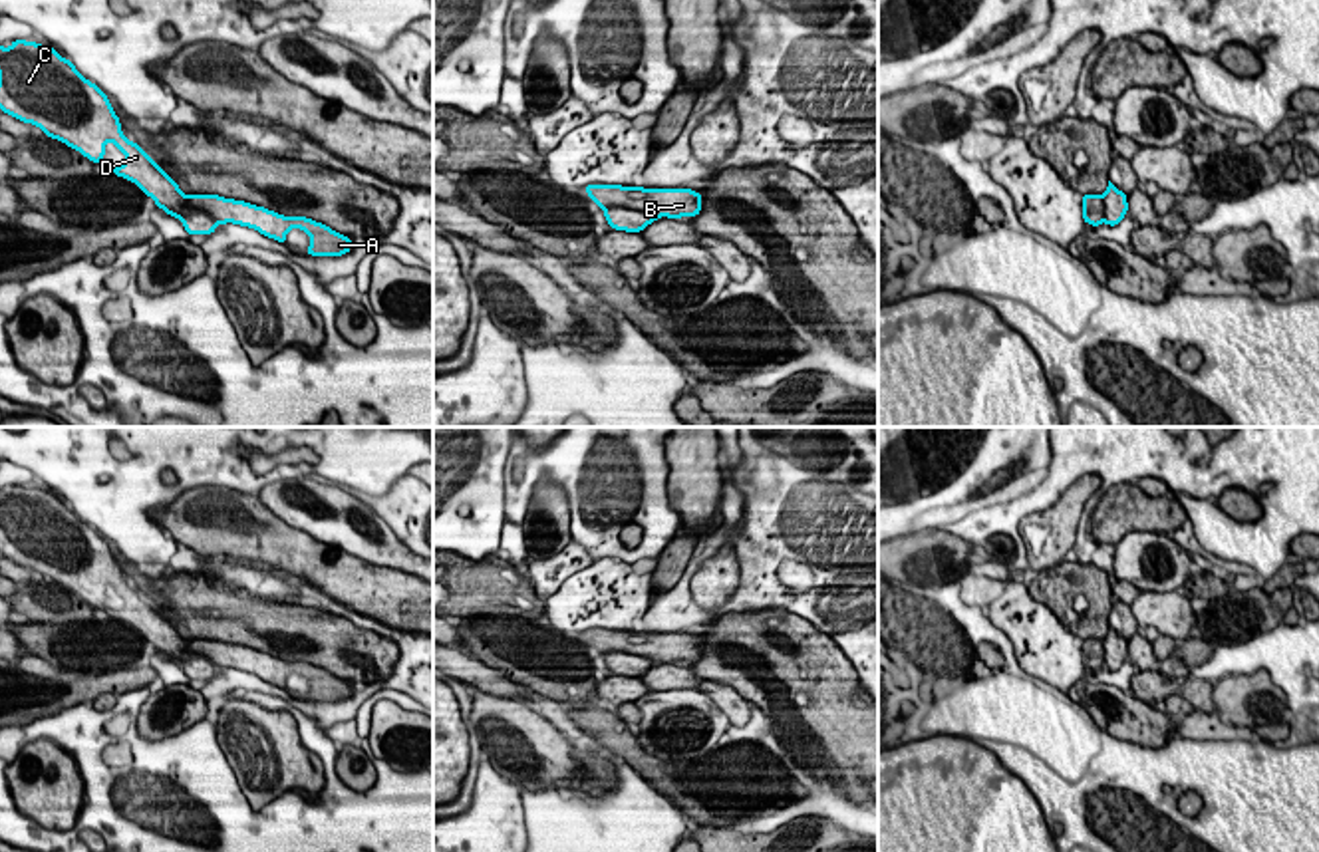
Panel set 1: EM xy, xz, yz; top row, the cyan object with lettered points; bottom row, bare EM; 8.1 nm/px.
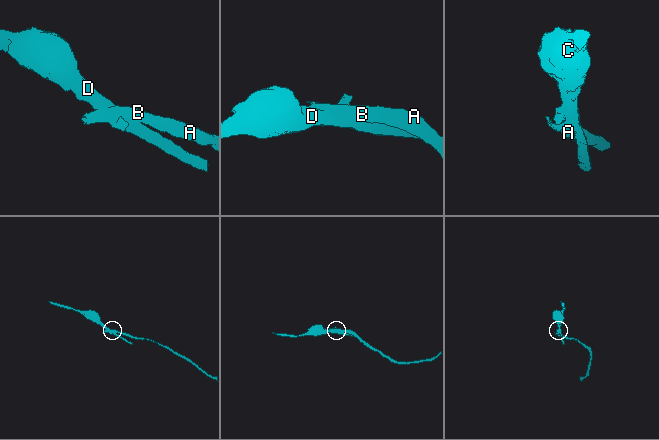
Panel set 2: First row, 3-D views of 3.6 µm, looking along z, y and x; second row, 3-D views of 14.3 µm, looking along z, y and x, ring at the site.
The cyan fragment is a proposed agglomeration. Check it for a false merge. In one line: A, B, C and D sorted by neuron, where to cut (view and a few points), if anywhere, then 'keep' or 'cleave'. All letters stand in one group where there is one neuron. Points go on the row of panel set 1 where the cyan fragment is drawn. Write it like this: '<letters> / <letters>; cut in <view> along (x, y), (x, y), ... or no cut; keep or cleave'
A B / C D; cut in xz along (602, 207), (644, 209), (656, 219); cleave

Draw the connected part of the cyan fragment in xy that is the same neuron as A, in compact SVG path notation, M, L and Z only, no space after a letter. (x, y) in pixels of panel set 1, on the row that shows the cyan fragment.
M189 195L187 199L191 207L207 211L220 224L232 222L248 226L280 244L286 242L286 234L292 228L300 228L310 236L306 254L312 256L342 256L352 250L350 236L306 216L284 216L264 207L219 195Z

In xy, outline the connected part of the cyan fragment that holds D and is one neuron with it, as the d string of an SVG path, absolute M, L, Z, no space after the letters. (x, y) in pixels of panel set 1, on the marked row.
M14 40L10 48L0 46L0 111L40 127L46 137L66 143L93 163L103 161L105 143L111 141L125 155L123 165L107 165L111 173L135 183L157 207L175 213L191 236L209 236L217 230L219 222L207 211L191 207L189 195L179 189L165 169L123 135L107 95L54 48L32 40Z

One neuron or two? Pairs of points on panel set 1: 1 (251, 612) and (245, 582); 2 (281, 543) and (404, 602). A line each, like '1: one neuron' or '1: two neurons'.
1: two neurons
2: one neuron

